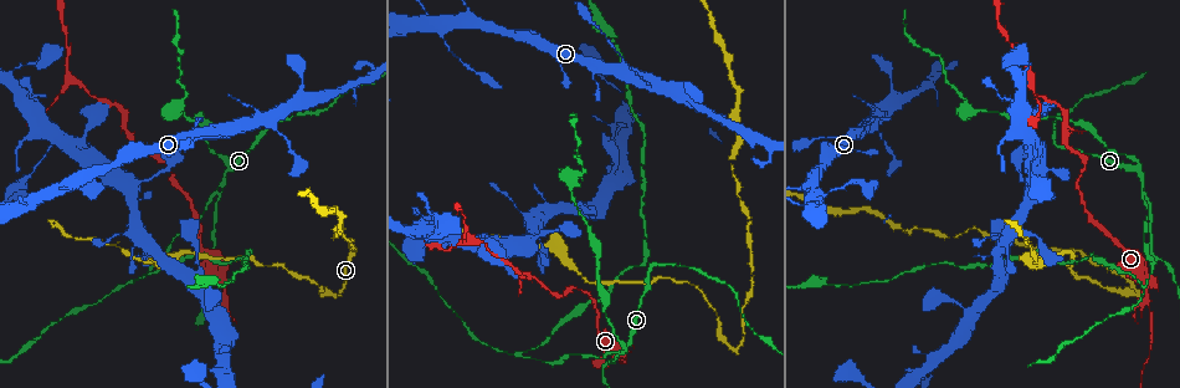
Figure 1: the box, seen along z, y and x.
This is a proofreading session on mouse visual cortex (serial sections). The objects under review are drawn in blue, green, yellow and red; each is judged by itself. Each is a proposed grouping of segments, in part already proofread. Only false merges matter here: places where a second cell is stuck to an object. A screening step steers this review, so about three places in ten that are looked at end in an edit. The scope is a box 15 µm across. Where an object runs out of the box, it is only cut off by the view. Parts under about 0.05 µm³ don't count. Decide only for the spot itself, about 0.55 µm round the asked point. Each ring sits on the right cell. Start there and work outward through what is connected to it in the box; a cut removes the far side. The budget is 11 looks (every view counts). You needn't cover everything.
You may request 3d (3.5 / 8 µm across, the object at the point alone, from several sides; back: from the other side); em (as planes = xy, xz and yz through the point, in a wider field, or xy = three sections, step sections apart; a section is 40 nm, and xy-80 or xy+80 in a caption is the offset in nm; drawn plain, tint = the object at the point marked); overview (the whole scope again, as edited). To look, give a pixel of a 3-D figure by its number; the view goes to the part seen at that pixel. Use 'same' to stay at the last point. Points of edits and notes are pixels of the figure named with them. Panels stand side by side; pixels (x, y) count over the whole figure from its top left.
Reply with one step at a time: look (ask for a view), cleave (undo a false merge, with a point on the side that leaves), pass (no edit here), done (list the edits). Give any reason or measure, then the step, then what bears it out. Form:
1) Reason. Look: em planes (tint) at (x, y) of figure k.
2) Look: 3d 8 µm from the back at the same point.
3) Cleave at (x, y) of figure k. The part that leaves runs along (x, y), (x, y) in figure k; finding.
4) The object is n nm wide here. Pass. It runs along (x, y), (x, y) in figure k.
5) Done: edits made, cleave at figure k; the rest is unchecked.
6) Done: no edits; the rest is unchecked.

Sharp bend. Look: 3d 8 µm from the back at (736, 349) of figure 1.

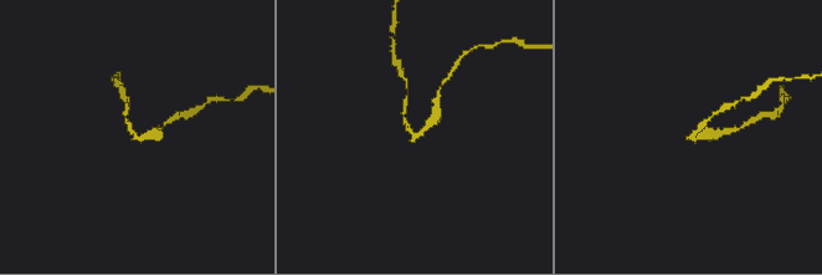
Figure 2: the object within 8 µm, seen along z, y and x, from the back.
The arms are 150, 300 nm wide; need the tissue. Look: em xy step 3 (tint) at (135, 134) of figure 2.

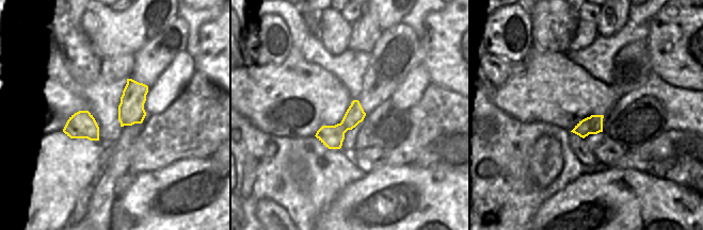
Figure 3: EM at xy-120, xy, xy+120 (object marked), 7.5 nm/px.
Cleave at (432, 121) of figure 2. A border runs along (589, 117), (590, 133) in figure 3; two cells meet here.

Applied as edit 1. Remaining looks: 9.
Redraw. Look: overview.

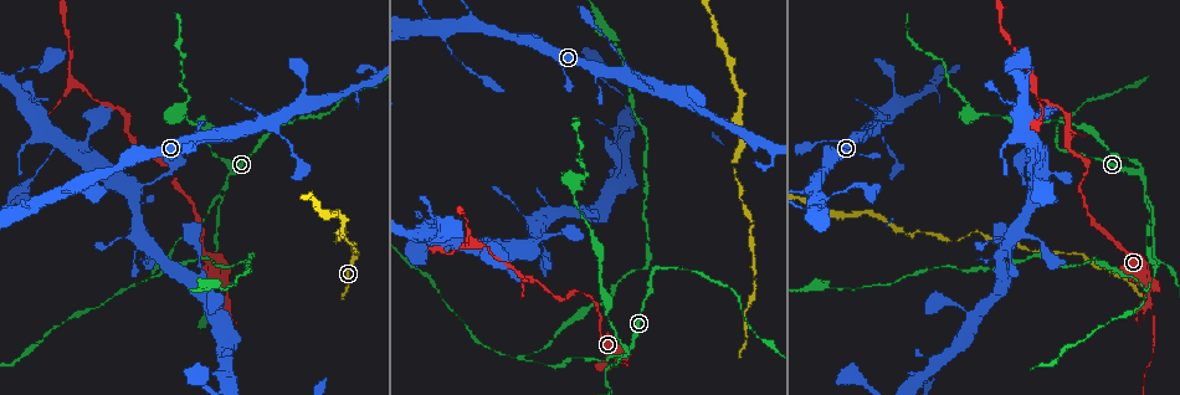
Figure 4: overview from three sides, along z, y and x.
A fork. Look: 3d 3.5 µm at (229, 302) of figure 4.

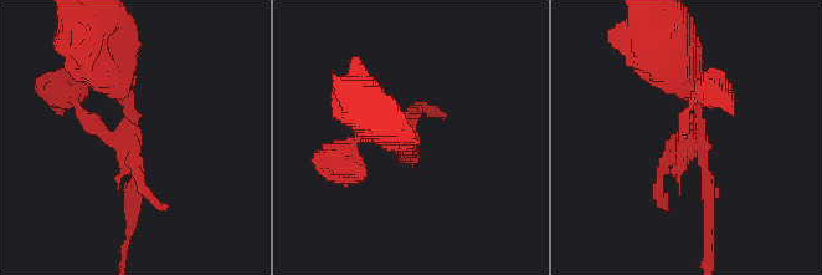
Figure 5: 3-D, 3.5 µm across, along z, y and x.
Now the EM. Look: em xy step 2 (tint) at (126, 131) of figure 5.

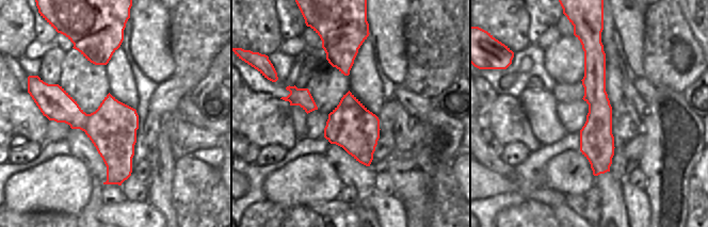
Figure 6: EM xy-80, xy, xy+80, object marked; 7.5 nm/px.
Another direction. Look: em xy step 1 (tint) at the same point.

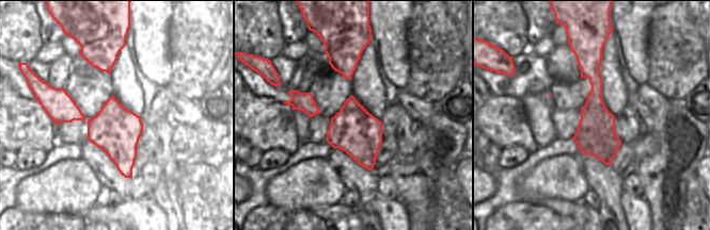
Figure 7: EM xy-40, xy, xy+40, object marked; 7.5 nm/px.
The object is 360 nm wide here. Cleave at (82, 117) of figure 5. Two cells meet here.

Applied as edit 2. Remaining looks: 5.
See it whole again. Look: overview.

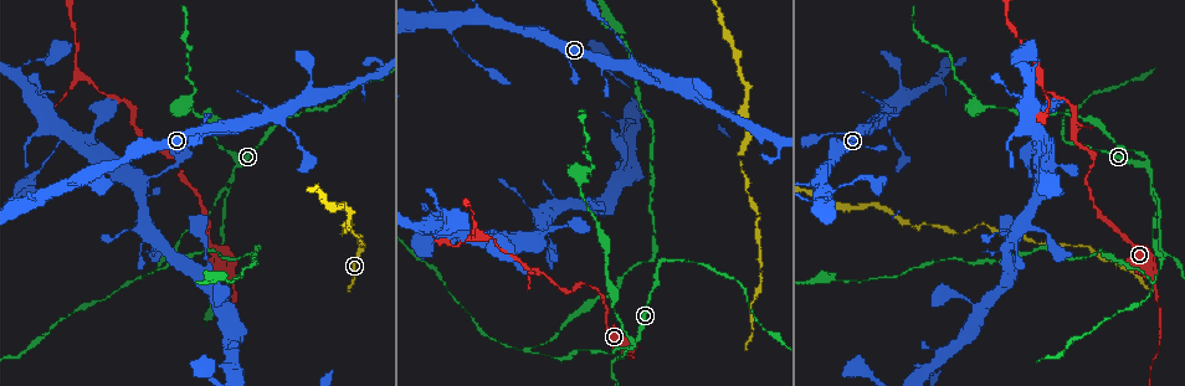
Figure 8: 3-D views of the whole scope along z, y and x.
Two arms in line, one across. Look: 3d 8 µm at (231, 186) of figure 8.

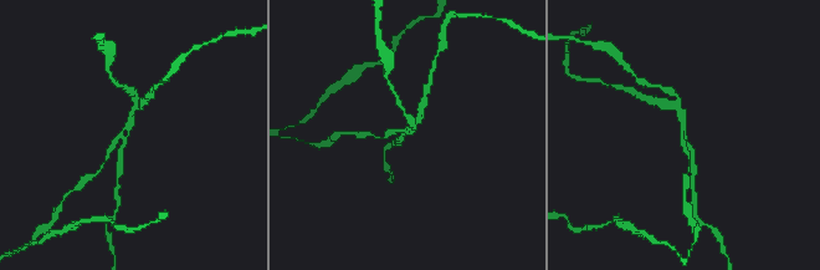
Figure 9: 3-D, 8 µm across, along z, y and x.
Look: 3d 3.5 µm at (686, 132) of figure 9.

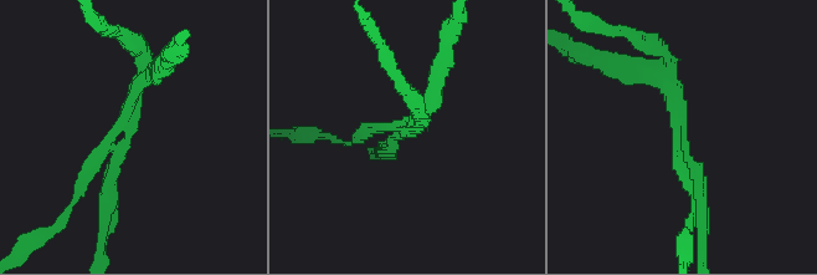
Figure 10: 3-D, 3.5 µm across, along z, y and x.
Look: em planes (tint) at (127, 137) of figure 10.

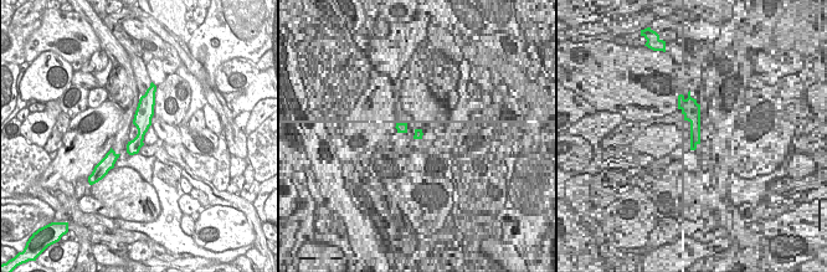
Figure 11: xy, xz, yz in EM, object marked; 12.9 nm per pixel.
3 arms meet here. Cleave at (404, 87) of figure 10. The part that leaves runs along (129, 107), (98, 153), (76, 199) in figure 10; a second cell is stuck on.

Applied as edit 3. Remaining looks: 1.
Done: edits made, cleave at figure 2, cleave at figure 5, cleave at figure 10; the rest is unchecked.

